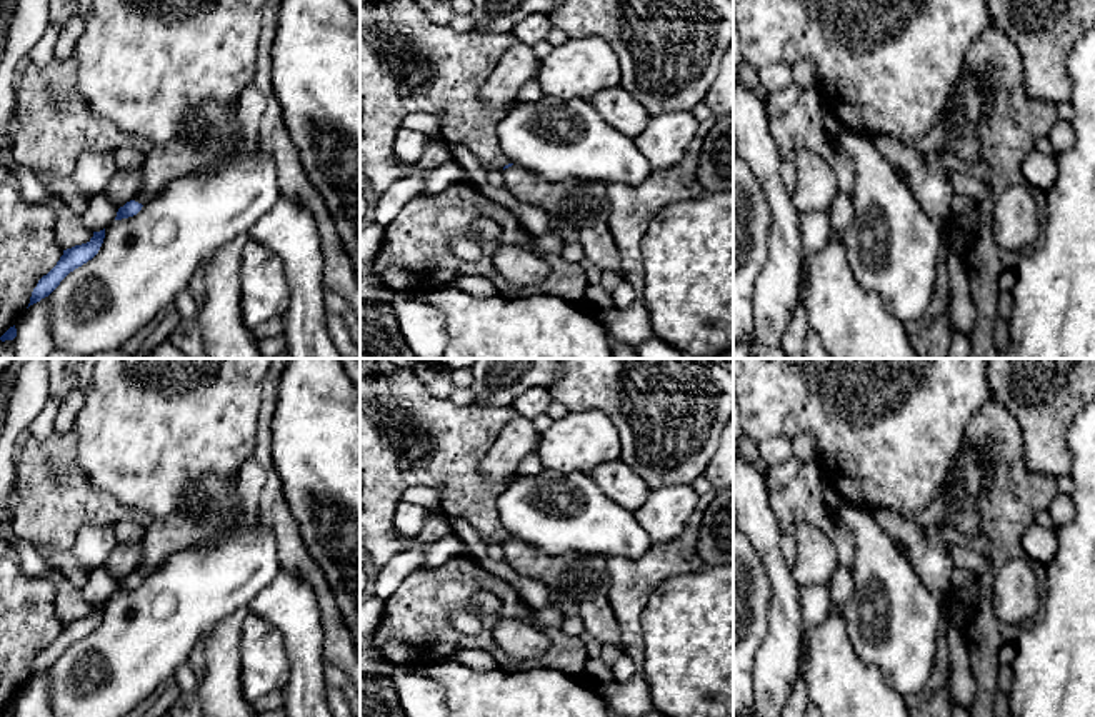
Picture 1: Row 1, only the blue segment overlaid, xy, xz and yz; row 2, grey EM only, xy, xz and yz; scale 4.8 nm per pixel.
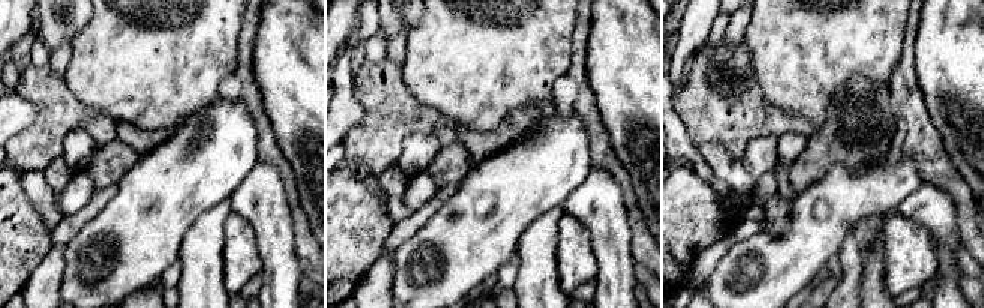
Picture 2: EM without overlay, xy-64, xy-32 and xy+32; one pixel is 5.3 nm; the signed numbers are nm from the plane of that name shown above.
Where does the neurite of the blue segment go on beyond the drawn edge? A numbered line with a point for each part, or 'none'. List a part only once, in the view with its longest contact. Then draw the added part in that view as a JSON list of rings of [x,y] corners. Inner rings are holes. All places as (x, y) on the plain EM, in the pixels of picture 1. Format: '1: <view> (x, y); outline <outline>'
1: xy (209, 512); outline [[[207,477],[185,495],[175,514],[143,525],[142,559],[133,574],[143,579],[172,554],[227,537],[242,514],[237,479]]]

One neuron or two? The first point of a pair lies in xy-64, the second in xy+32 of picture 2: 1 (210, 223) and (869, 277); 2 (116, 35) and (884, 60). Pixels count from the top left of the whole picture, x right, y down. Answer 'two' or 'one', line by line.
1: one
2: one

